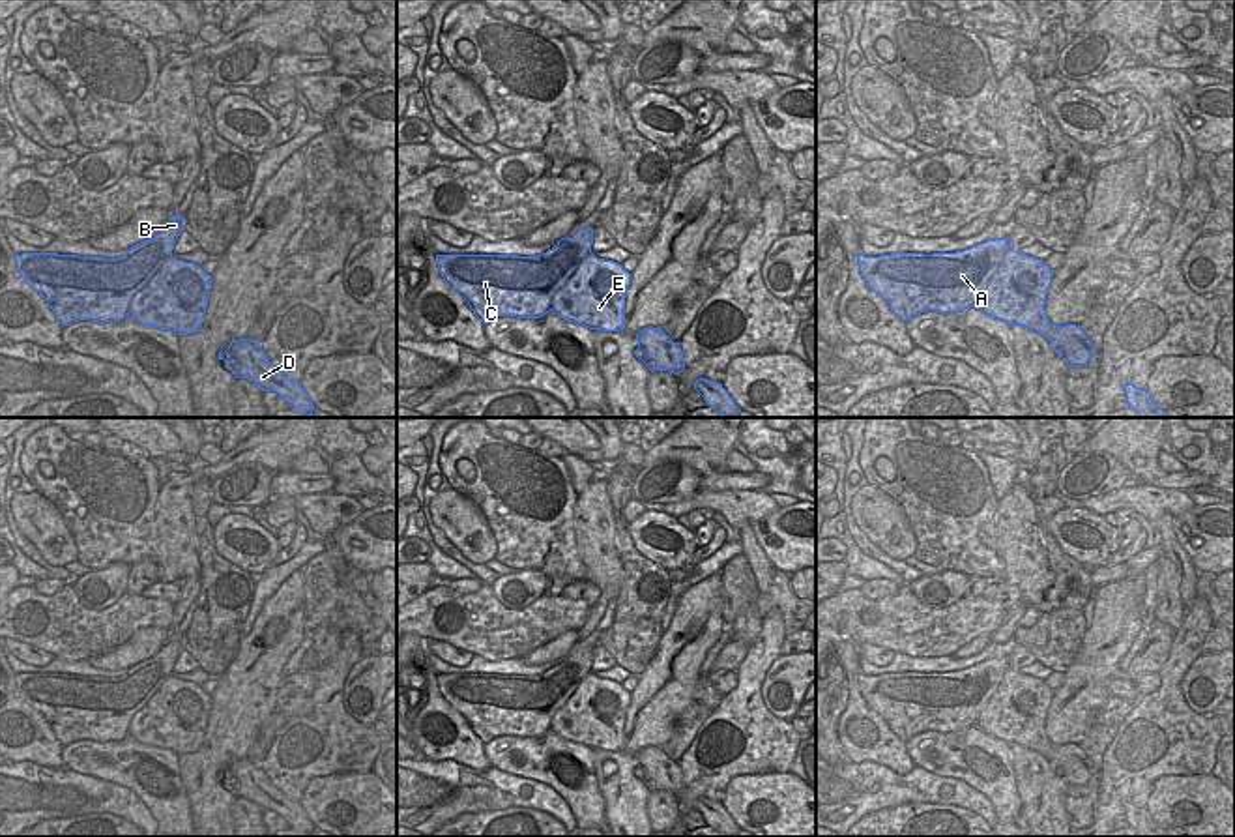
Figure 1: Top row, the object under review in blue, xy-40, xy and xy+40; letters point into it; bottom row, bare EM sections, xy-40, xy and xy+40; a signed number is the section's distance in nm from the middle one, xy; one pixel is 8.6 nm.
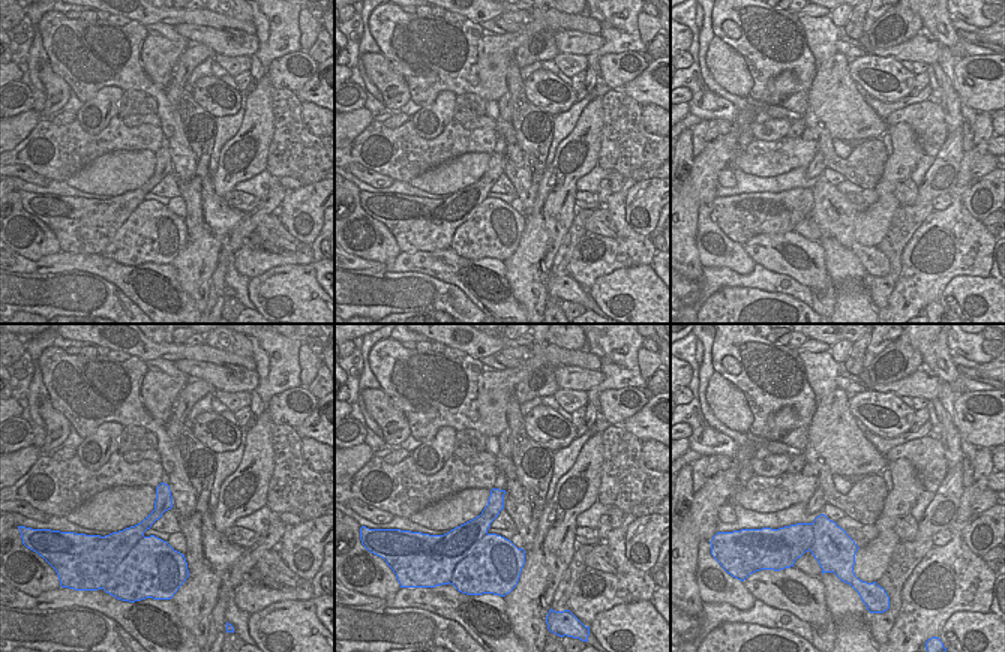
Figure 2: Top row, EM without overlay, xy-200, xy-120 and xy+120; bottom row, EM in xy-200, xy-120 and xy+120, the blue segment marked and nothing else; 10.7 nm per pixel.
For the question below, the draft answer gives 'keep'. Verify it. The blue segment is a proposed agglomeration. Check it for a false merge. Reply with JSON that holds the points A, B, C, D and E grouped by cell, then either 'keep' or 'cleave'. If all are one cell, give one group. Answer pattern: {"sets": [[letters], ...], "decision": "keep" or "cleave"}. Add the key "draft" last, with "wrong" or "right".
{"sets": [["A", "B", "C"], ["D", "E"]], "decision": "cleave", "draft": "wrong"}

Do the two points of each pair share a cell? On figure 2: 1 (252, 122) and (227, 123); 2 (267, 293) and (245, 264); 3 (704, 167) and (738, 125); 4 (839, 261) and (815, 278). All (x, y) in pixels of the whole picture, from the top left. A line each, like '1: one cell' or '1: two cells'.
1: two cells
2: two cells
3: one cell
4: two cells

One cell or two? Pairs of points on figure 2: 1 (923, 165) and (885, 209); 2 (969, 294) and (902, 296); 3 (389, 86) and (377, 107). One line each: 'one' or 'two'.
1: two
2: two
3: two

